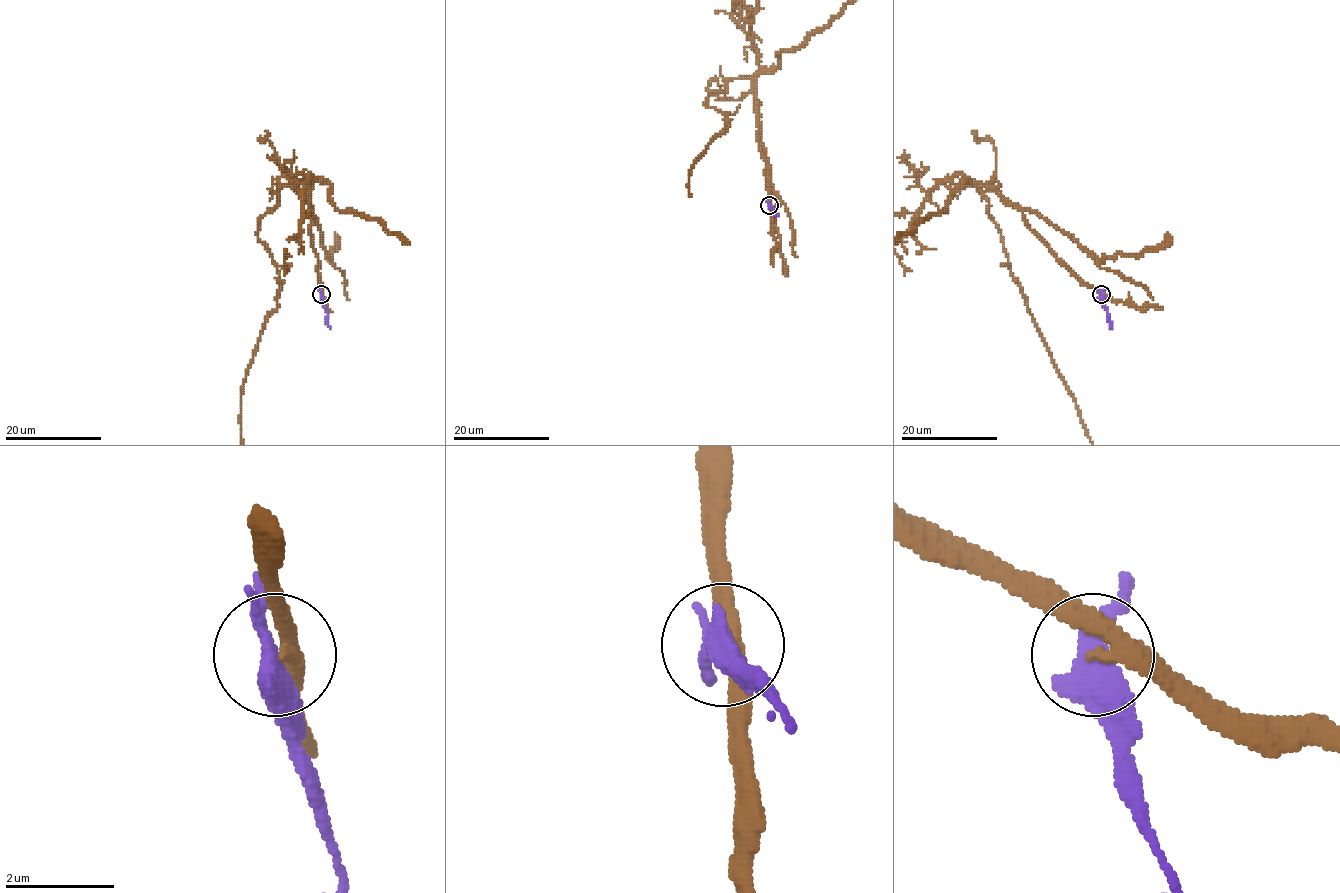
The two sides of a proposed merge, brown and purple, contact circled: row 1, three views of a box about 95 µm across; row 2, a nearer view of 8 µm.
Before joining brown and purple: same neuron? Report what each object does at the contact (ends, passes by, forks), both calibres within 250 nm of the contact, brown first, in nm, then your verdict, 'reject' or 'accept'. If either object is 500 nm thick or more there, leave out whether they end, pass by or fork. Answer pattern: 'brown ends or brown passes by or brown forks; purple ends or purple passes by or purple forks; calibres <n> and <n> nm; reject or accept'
brown passes by; purple forks; calibres 300 and 360 nm; reject

